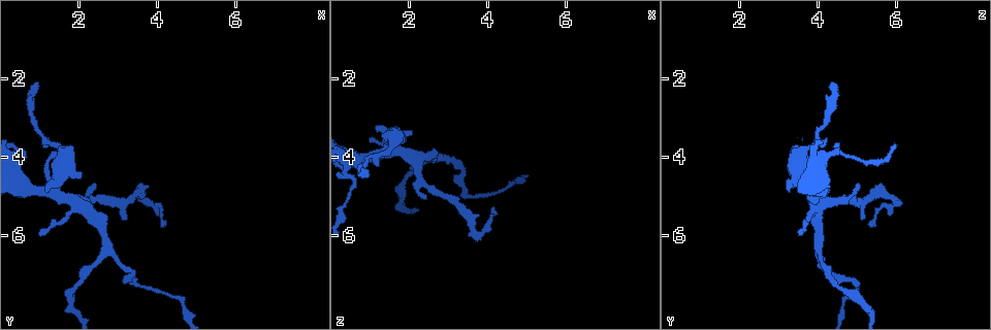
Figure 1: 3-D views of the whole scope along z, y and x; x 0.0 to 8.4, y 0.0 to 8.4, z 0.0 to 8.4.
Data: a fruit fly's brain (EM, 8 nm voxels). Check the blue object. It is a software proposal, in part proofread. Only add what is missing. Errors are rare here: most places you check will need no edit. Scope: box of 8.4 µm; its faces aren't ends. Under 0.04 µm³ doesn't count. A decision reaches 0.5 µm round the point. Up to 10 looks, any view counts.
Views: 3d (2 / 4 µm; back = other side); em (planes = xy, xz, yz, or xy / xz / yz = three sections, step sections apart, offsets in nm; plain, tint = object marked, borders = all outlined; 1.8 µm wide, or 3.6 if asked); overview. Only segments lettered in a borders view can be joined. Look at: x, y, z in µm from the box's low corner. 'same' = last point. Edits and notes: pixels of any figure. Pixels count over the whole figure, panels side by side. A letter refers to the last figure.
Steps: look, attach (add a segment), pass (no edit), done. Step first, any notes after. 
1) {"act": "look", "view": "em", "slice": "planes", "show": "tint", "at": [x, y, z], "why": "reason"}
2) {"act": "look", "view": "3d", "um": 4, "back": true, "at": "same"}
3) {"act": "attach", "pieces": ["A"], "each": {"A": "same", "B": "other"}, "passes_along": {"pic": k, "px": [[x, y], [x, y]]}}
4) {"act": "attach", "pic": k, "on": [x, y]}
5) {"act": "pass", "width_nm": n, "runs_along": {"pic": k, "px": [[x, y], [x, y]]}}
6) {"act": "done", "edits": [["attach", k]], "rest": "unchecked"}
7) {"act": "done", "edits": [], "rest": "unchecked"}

{"act": "look", "view": "em", "slice": "yz", "step": 8, "show": "borders", "at": [0.95, 2.05, 4.30], "why": "free end"}

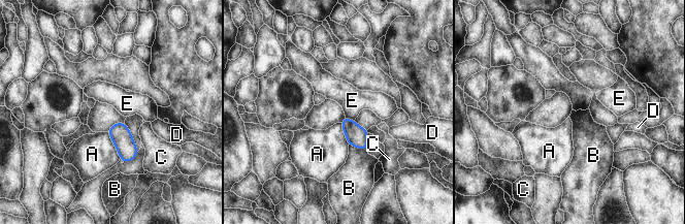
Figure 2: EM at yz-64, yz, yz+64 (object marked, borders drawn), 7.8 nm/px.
{"act": "look", "view": "em", "slice": "planes", "show": "borders", "at": "same"}

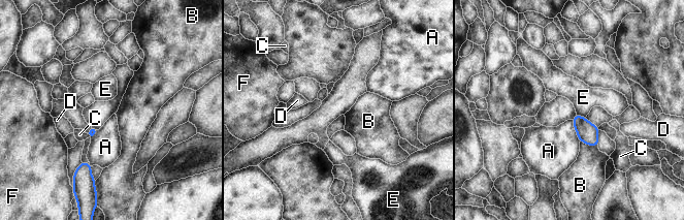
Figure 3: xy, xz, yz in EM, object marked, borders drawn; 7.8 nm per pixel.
{"act": "pass", "each": {"A": "other", "B": "other", "C": "other", "D": "other", "E": "other", "F": "other"}, "border": {"pic": 3, "px": [[577, 114], [585, 118]]}, "found": "none of them fits"}

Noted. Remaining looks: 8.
{"act": "look", "view": "em", "slice": "yz", "step": 16, "show": "borders", "at": [2.75, 6.35, 4.00]}

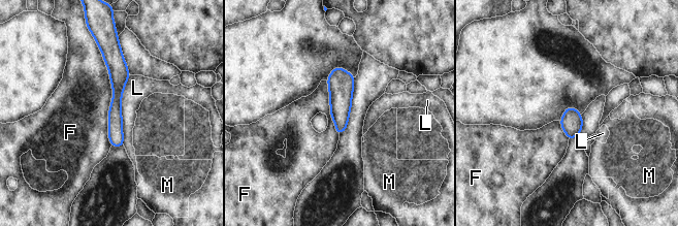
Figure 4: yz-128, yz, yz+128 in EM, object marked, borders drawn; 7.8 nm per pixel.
{"act": "pass", "each": {"F": "other", "L": "other", "M": "other"}, "border": {"pic": 4, "px": [[96, 42], [112, 92], [110, 147]]}, "found": "none of them fits"}

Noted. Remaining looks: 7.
{"act": "look", "view": "em", "slice": "planes", "show": "borders", "at": [2.40, 4.65, 5.00], "why": "free end"}

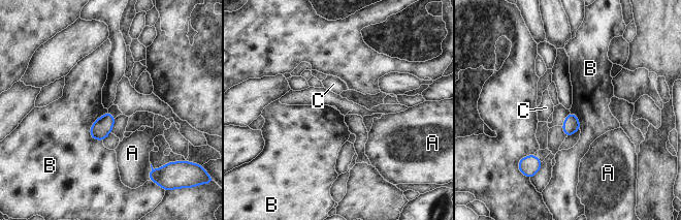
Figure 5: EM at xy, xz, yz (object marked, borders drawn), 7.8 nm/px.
{"act": "pass", "each": {"A": "other", "B": "other", "C": "other"}, "border": {"pic": 5, "px": [[107, 111], [90, 129], [94, 139]]}, "found": "none of them fits"}

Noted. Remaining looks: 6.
{"act": "look", "view": "3d", "um": 2, "at": [4.10, 5.85, 5.35], "why": "free end"}

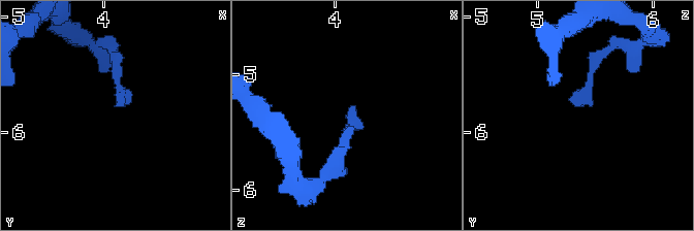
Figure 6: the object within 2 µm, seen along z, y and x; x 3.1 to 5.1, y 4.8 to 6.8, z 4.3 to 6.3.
{"act": "look", "view": "em", "um": 3.6, "slice": "planes", "show": "borders", "at": [4.10, 5.76, 5.36]}

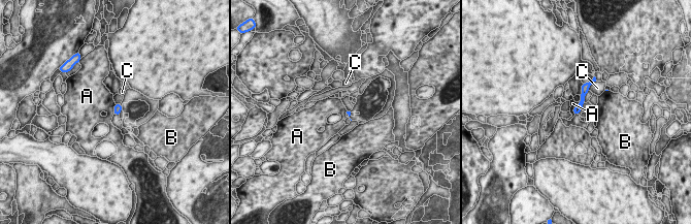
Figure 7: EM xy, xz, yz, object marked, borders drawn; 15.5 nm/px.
{"act": "pass", "each": {"A": "other", "B": "other", "C": "other"}, "runs_along": {"pic": 7, "px": [[586, 86], [582, 102], [577, 110]]}, "found": "no lettered segment goes on from it"}

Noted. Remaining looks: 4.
{"act": "done", "edits": [], "rest": "unchecked"}

